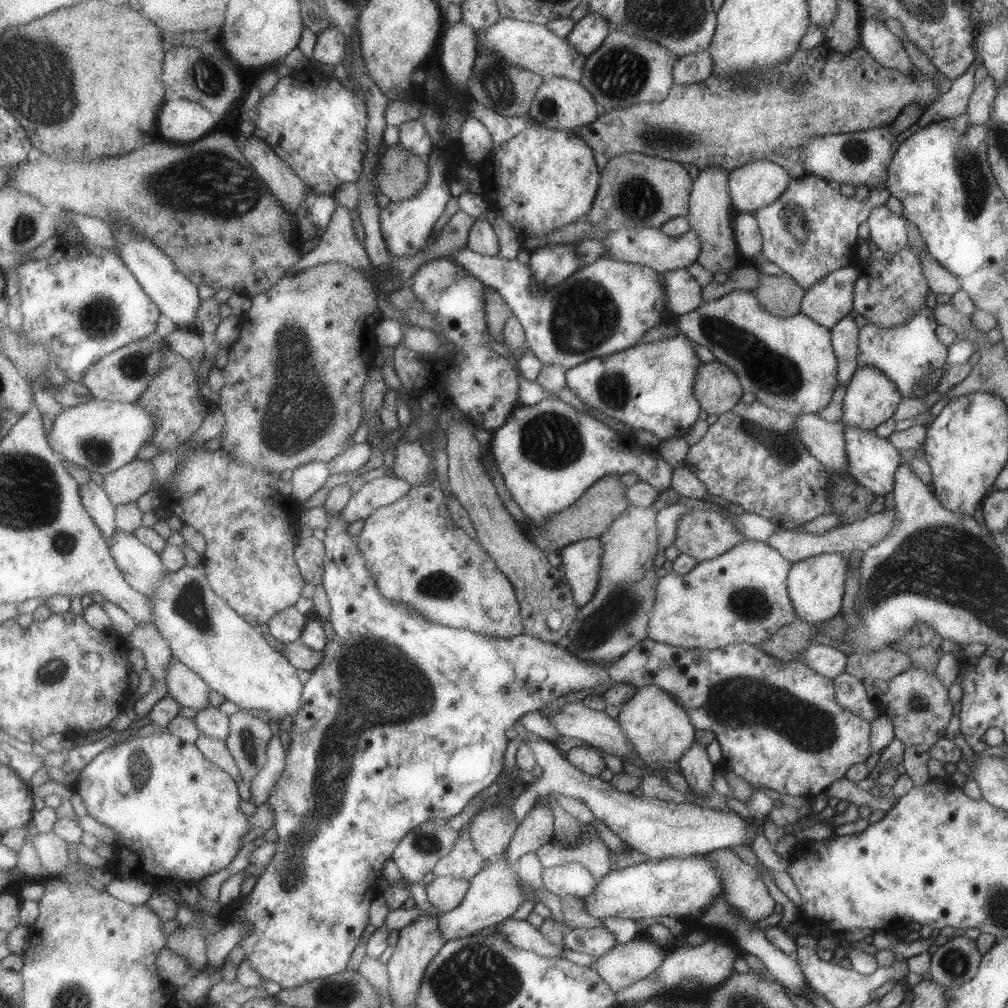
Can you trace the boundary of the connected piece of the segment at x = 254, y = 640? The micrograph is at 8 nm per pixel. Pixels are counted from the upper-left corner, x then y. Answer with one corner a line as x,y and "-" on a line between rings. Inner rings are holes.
187,566
180,572
171,572
166,576
154,598
151,598
156,610
156,625
171,643
176,659
184,662
188,668
198,672
212,689
236,703
241,709
256,709
267,713
268,717
280,723
287,716
300,716
304,710
304,682
300,680
298,668
266,640
262,629
256,628
245,620
232,606
215,592
210,583
207,569

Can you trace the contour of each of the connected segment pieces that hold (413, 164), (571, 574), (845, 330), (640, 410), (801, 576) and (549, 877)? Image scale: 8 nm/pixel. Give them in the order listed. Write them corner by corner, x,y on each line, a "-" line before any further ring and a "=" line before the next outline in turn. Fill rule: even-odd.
401,143
394,147
388,147
381,158
379,171
377,172
380,190
393,202
409,200
424,191
431,180
431,168
428,161
422,156
417,156
404,148
=
592,539
572,544
560,553
562,567
571,582
576,601
582,608
592,603
602,575
602,544
=
847,315
830,330
831,344
838,360
837,381
848,386
858,370
859,328
855,319
=
683,334
640,343
615,354
596,357
569,370
569,387
582,402
602,414
629,424
635,431
652,432
662,440
685,437
700,418
700,404
694,395
696,374
702,362
=
821,553
793,564
787,578
787,590
797,617
808,623
831,620
841,614
849,557
840,553
=
580,862
547,867
544,870
544,882
550,892
561,898
580,896
583,900
590,894
595,895
598,886
598,882
592,876
592,870

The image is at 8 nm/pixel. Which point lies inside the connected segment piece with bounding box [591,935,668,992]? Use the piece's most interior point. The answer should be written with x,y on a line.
625,964

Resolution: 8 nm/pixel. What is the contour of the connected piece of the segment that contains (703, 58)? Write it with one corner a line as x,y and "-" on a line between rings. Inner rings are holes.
708,50
678,57
674,62
674,83
684,86
696,84
709,78
714,72
713,68
714,60

